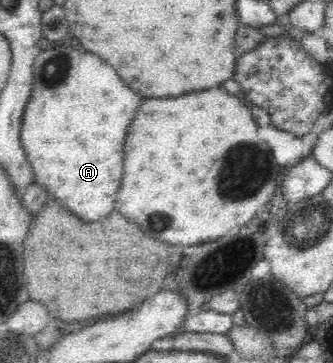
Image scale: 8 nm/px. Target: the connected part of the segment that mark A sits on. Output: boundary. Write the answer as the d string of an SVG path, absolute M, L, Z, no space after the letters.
M68 42L53 44L40 51L33 64L33 79L32 92L21 116L19 137L33 172L34 183L54 196L56 202L70 214L84 222L98 222L114 208L122 178L126 128L142 98L126 88L116 72L98 56L80 48L73 49Z

